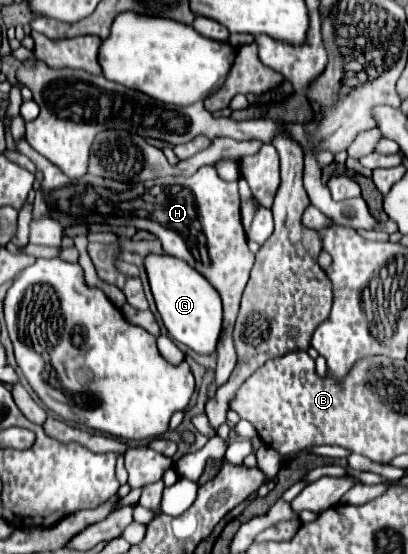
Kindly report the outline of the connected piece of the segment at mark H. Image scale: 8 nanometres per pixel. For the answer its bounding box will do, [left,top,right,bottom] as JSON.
[19,140,253,398]

